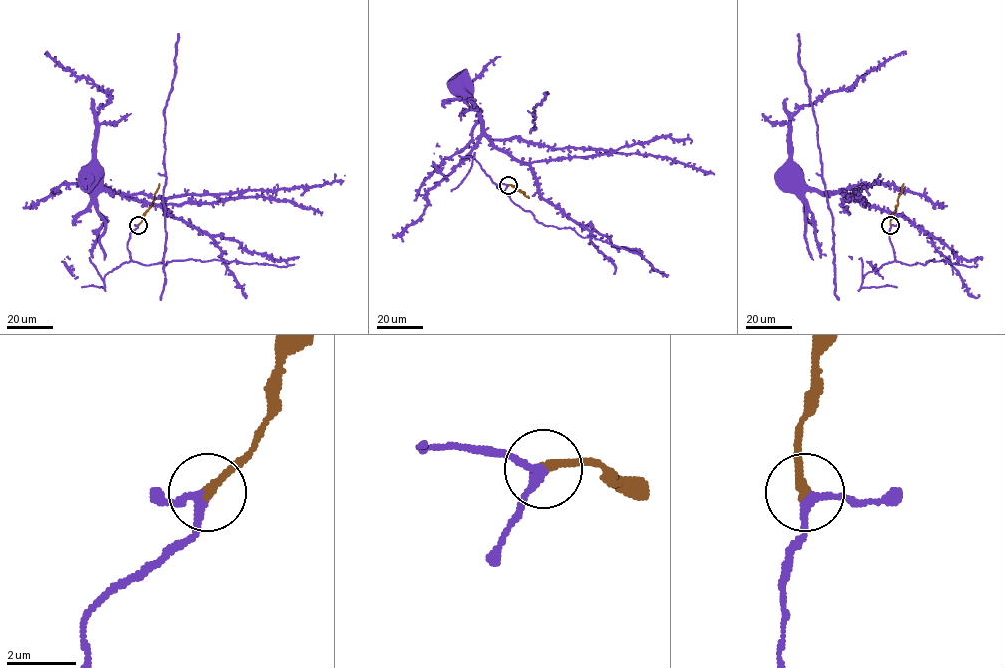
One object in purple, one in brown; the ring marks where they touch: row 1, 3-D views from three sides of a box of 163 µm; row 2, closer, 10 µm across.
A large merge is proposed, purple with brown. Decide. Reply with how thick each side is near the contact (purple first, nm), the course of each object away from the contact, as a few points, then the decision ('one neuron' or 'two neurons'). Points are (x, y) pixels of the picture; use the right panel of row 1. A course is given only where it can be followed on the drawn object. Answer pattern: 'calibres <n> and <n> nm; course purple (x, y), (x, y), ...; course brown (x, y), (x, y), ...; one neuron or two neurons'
calibres 240 and 240 nm; course purple (891, 225), (896, 261), (962, 264), (908, 219), (806, 186), (791, 161), (790, 119), (905, 54); course brown (891, 225), (903, 184); one neuron

